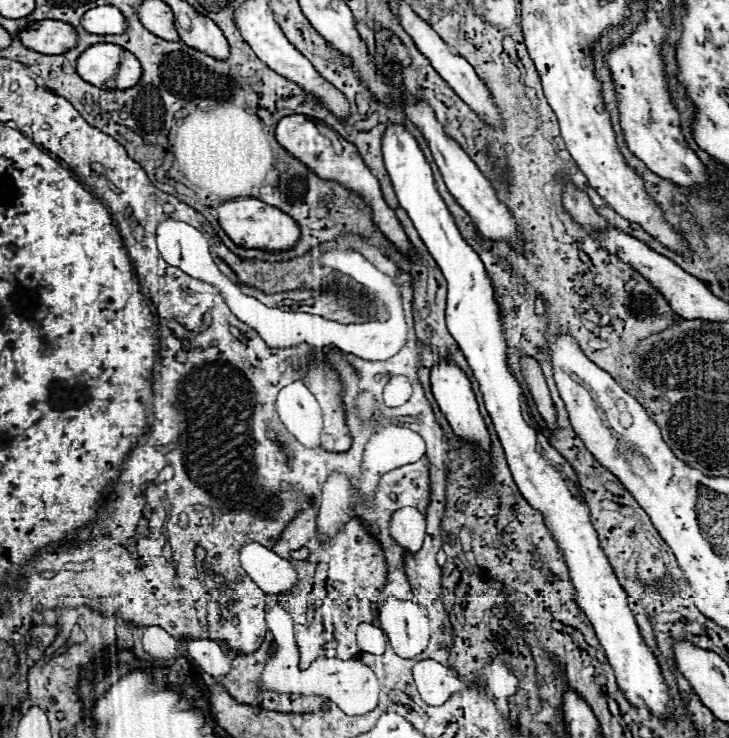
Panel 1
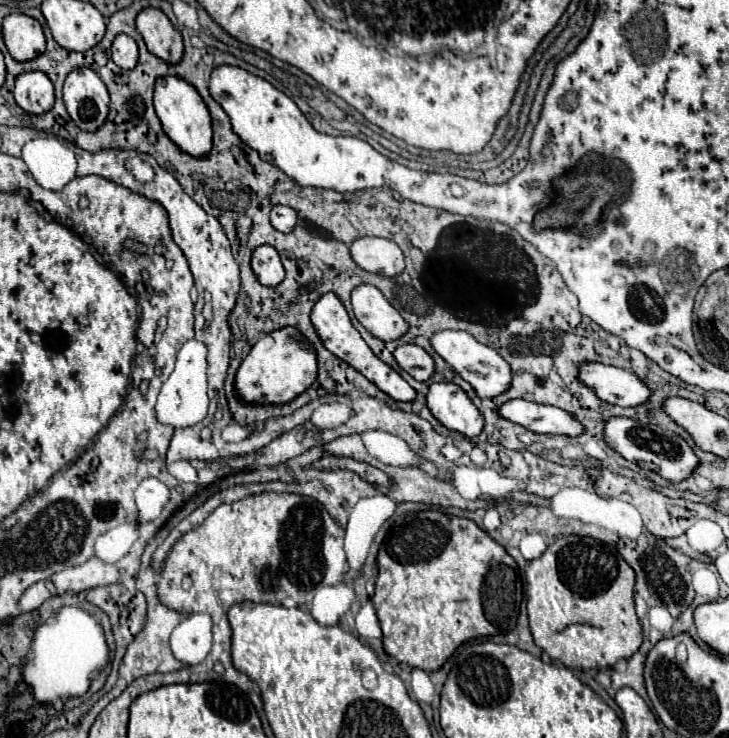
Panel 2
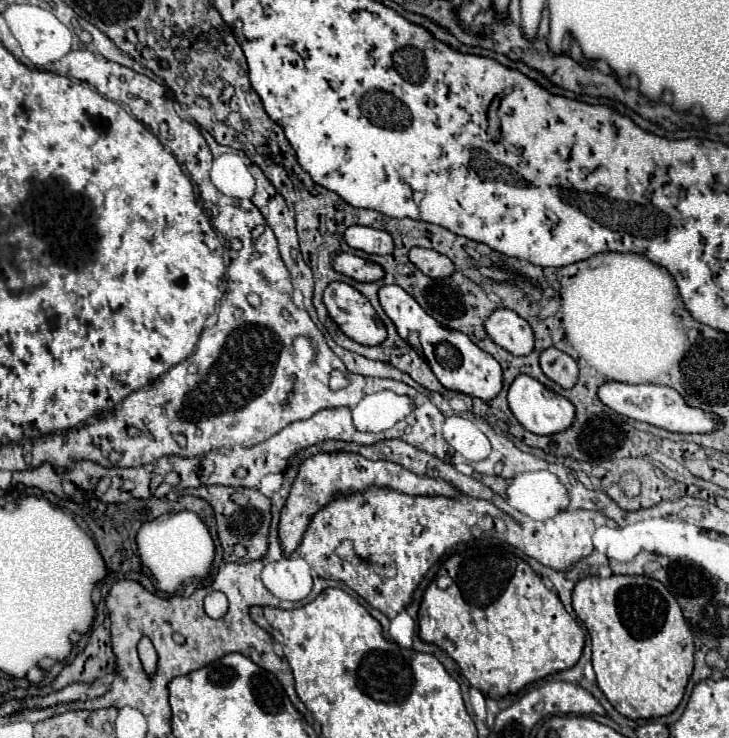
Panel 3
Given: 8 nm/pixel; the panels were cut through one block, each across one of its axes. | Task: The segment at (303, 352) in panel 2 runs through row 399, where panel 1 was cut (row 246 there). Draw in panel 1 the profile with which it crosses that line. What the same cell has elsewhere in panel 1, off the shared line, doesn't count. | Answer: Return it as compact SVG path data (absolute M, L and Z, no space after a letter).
M236 198L220 204L216 208L218 222L224 228L224 232L230 236L230 240L242 248L254 248L254 250L266 250L266 252L284 252L298 244L300 240L300 228L296 220L292 220L288 214L280 212L278 208L264 204L256 198Z

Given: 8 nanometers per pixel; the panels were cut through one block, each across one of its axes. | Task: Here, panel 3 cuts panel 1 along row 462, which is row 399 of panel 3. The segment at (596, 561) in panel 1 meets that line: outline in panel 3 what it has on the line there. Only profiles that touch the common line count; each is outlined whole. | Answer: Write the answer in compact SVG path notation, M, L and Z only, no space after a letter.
M526 374L518 376L512 382L512 386L508 390L508 404L510 404L510 410L516 416L516 420L526 430L530 430L532 434L546 434L546 436L570 428L574 422L574 412L576 412L568 398L558 396L556 392L548 390L544 384L540 384L538 380L534 380L532 376L526 376Z

